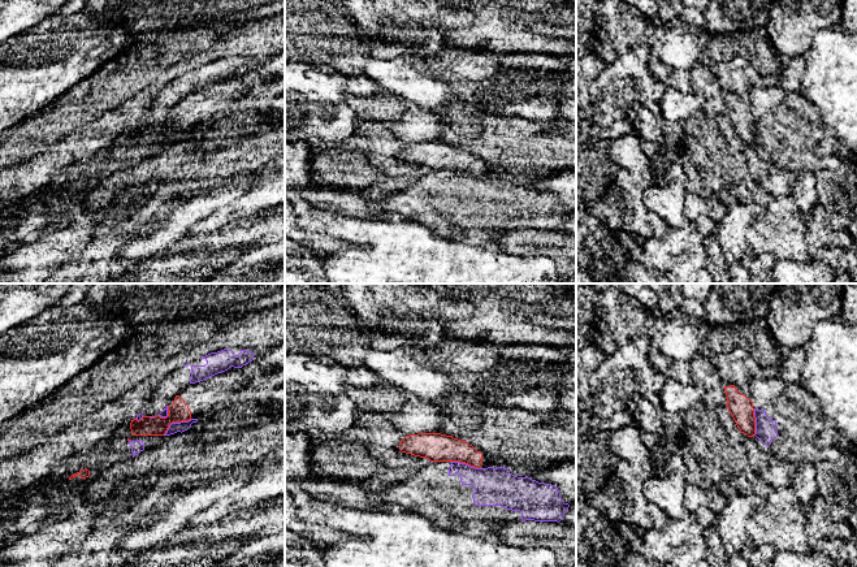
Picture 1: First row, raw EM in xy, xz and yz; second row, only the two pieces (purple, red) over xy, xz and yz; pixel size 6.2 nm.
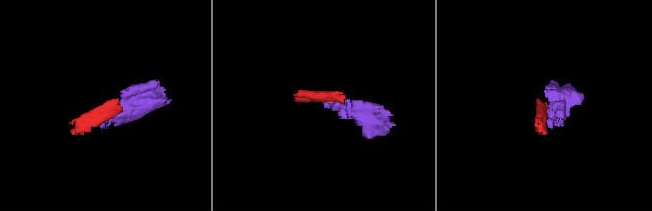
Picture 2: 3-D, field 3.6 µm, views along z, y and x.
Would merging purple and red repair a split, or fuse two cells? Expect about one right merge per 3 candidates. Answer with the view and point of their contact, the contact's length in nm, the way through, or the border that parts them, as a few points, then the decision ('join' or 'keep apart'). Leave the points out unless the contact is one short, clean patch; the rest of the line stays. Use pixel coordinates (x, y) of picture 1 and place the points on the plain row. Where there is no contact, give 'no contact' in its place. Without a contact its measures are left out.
meets purple in xy at (176, 131); contact 200 nm long; border along xy (191, 128), (173, 130), (163, 143); keep apart

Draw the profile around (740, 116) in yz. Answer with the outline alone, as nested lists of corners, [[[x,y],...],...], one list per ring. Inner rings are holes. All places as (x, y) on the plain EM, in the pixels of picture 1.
[[[732,92],[724,94],[724,100],[727,104],[726,114],[732,124],[737,137],[748,146],[754,146],[756,126],[752,101],[744,100]]]

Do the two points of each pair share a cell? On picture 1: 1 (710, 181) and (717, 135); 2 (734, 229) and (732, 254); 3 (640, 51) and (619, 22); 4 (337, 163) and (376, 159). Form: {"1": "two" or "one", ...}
{"1": "one", "2": "one", "3": "two", "4": "one"}

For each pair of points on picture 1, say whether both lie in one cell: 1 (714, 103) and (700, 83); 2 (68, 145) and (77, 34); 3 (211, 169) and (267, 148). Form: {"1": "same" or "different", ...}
{"1": "same", "2": "different", "3": "same"}

